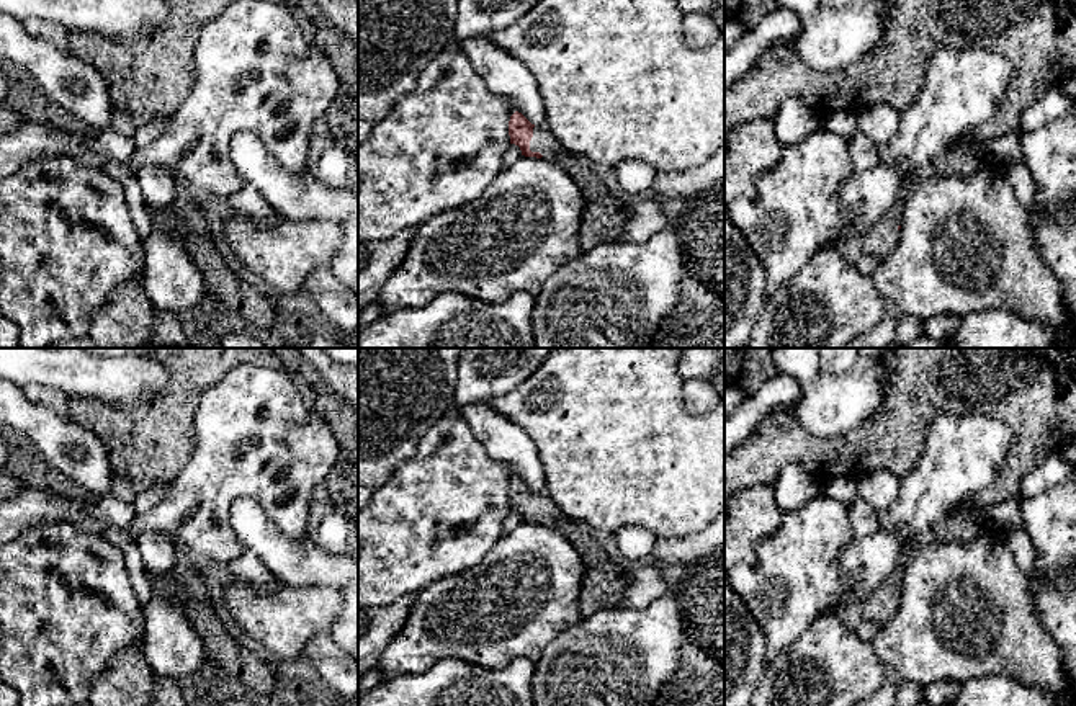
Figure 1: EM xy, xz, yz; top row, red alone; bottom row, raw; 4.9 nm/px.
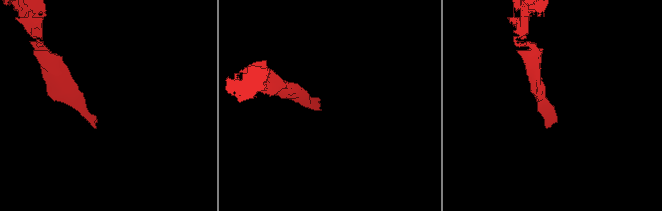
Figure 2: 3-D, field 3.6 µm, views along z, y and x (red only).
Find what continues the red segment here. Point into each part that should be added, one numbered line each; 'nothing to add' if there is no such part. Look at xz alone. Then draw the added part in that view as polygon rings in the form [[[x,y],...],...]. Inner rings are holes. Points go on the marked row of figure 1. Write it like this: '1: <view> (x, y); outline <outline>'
1: xz (604, 218); outline [[[535,124],[530,150],[540,152],[543,159],[559,163],[563,170],[576,178],[587,196],[579,229],[579,242],[584,253],[602,244],[623,240],[630,209],[612,194],[608,186],[587,170],[581,159],[571,154],[553,136],[546,124]]]

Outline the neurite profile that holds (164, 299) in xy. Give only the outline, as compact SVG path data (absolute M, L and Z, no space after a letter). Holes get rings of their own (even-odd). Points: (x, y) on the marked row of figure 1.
M144 167L136 176L154 224L142 240L144 271L137 284L159 311L196 311L208 293L173 212L180 193L178 175L170 168Z

